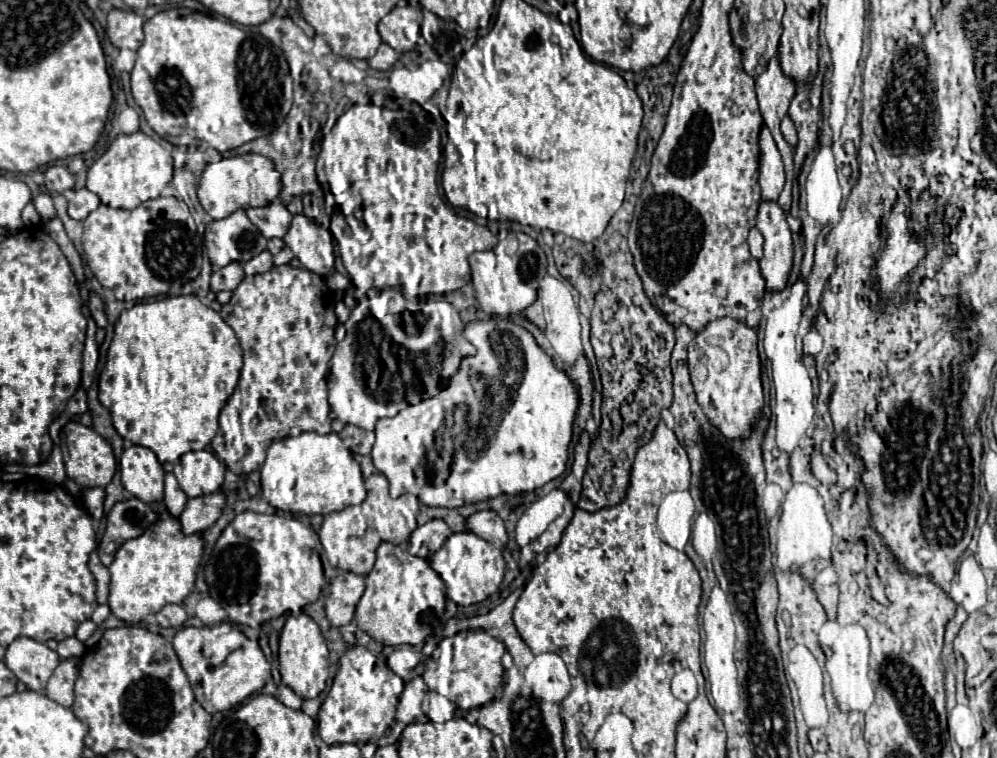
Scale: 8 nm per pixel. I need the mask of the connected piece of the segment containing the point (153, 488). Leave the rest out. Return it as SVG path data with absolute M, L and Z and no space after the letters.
M130 446L120 457L122 486L144 502L160 502L164 496L164 468L156 454L144 446Z

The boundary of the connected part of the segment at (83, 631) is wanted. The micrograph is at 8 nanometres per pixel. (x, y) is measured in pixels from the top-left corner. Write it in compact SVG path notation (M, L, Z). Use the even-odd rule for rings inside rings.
M86 620L86 622L82 622L82 624L78 626L76 638L78 638L80 642L84 642L84 640L88 640L88 638L94 634L94 630L96 630L96 624L94 624L92 620Z

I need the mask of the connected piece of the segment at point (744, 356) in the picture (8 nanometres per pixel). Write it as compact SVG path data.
M728 316L708 322L688 344L688 368L698 404L726 438L746 438L750 426L760 418L764 394L756 346L758 338L754 328Z

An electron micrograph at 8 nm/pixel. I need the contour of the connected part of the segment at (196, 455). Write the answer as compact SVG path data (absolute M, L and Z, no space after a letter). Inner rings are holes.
M208 450L186 452L174 464L174 476L188 498L220 492L224 484L224 474L226 466L216 458L214 452Z

